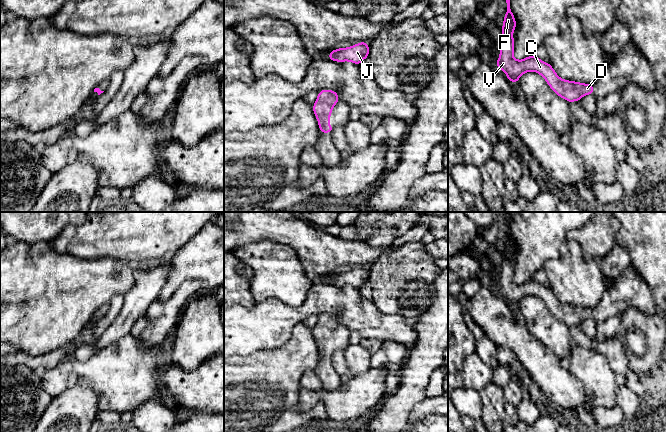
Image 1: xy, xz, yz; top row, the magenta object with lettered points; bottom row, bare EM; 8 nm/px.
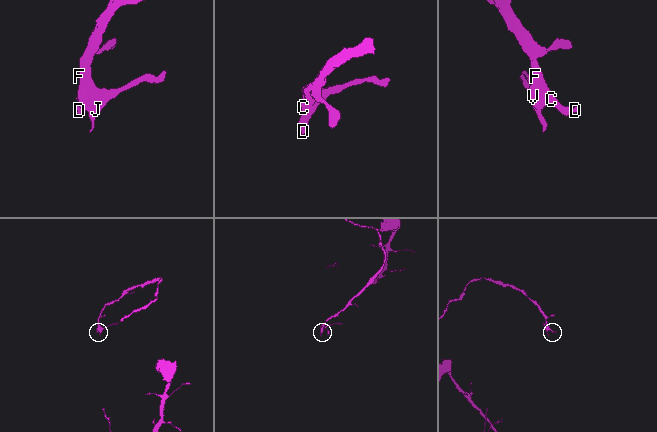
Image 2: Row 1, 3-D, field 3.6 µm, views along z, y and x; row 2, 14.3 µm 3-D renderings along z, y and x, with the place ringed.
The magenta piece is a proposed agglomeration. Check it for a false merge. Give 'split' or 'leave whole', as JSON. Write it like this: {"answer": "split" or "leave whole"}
{"answer": "leave whole"}

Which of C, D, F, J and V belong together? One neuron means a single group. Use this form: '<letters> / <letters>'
C D F J V

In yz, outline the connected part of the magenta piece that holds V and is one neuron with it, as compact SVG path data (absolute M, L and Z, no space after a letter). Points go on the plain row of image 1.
M502 212L502 216L506 221L507 236L501 252L500 279L495 288L506 297L507 303L512 307L517 307L522 298L533 295L539 297L546 304L549 311L569 327L579 325L585 319L594 319L592 308L563 304L556 298L549 287L540 284L534 279L528 280L523 284L515 284L513 282L513 254L517 251L517 248L510 233L512 218L507 212Z

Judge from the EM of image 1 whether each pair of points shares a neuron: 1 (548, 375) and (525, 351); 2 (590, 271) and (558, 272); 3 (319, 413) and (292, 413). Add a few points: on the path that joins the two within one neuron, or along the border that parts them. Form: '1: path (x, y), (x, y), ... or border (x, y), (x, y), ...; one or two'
1: path (543, 369), (531, 357); one
2: path (582, 272), (566, 272); one
3: path (312, 414), (299, 415); one

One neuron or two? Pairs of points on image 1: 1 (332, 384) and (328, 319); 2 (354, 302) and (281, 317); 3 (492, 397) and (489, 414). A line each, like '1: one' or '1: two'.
1: one
2: one
3: one

